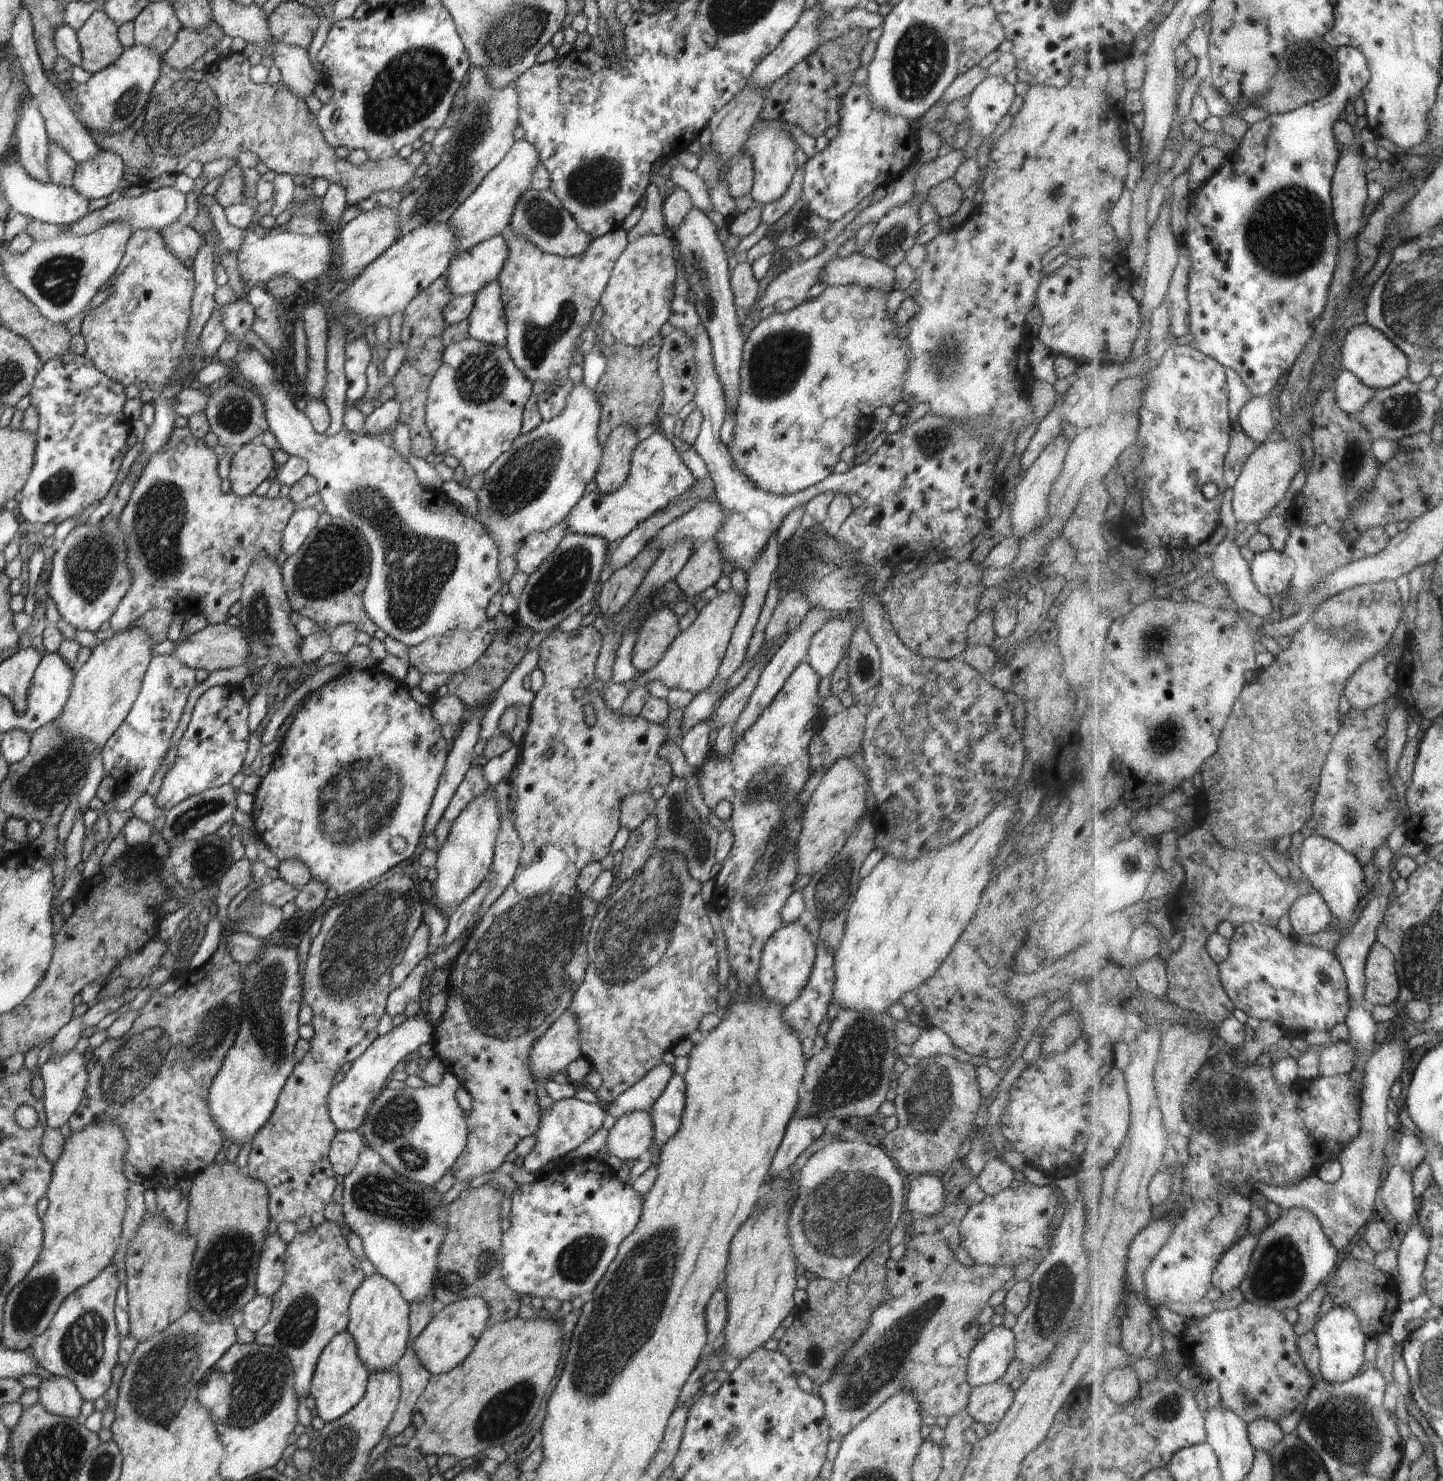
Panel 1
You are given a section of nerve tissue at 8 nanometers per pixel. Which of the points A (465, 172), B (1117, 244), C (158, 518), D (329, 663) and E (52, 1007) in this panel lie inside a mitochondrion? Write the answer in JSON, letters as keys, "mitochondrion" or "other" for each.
{"A":"mitochondrion","B":"other","C":"mitochondrion","D":"other","E":"other"}

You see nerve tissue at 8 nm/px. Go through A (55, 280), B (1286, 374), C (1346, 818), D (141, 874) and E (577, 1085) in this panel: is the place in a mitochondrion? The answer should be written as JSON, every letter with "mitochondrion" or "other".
{"A":"mitochondrion","B":"other","C":"mitochondrion","D":"other","E":"other"}

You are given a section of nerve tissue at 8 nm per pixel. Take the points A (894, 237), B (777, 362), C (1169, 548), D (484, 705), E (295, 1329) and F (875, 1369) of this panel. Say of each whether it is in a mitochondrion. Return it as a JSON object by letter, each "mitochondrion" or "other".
{"A":"mitochondrion","B":"mitochondrion","C":"other","D":"other","E":"mitochondrion","F":"mitochondrion"}

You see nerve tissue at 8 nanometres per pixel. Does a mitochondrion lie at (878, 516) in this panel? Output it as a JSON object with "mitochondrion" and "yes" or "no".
{"mitochondrion":"no"}

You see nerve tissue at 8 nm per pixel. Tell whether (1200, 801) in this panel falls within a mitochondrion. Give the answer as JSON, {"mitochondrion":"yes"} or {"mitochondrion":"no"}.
{"mitochondrion":"no"}

